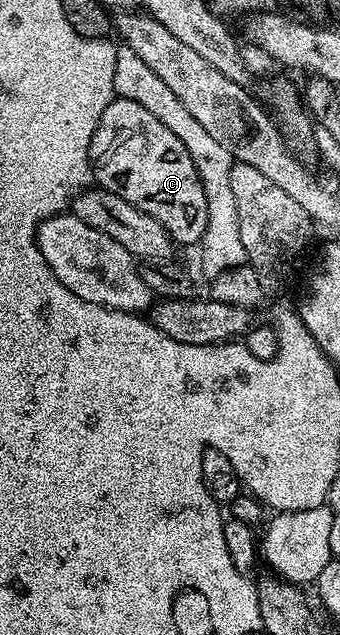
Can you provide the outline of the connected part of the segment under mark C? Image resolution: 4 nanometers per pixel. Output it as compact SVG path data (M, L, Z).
M117 97L109 104L93 132L89 144L89 164L92 180L100 188L111 195L119 195L119 199L127 199L127 203L151 215L151 219L158 221L178 246L196 246L200 242L207 227L207 195L203 195L203 183L195 163L191 163L191 155L187 155L187 147L179 143L179 135L175 135L171 127L159 123L147 107L139 107L139 103L126 97Z

